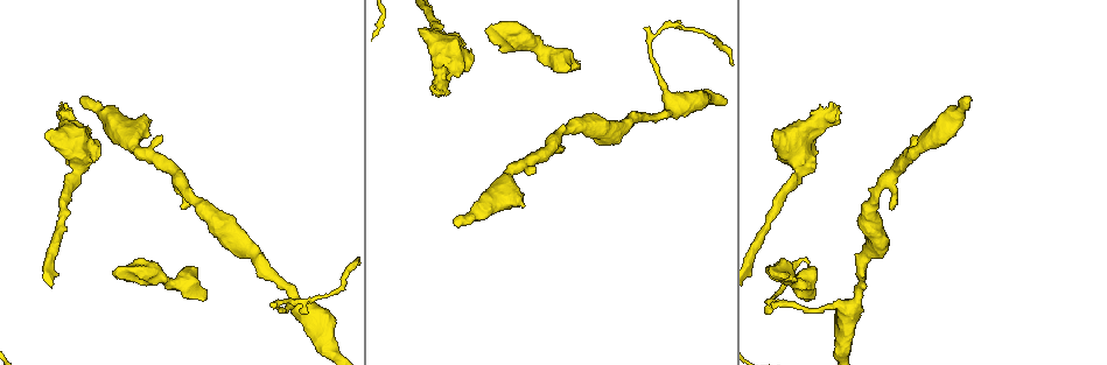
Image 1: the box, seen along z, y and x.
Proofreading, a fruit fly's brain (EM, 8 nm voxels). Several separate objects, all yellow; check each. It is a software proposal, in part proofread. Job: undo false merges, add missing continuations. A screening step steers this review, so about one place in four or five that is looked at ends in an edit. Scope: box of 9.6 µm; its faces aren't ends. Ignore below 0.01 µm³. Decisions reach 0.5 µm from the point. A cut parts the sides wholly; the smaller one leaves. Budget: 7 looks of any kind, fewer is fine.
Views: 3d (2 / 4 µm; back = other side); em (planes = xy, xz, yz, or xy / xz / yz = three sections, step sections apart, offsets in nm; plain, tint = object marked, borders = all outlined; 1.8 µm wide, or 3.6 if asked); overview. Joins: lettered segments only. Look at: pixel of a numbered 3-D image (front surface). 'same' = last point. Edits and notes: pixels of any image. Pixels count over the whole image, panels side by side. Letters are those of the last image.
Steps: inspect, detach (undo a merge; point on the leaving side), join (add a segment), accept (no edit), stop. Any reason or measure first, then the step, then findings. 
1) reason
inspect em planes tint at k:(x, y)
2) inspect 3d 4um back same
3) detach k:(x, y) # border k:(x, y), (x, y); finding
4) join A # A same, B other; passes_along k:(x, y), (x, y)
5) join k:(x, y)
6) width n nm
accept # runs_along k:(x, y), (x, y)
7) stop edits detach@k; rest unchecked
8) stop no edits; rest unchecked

stops while still wide
inspect 3d 4um at 1:(774, 277)

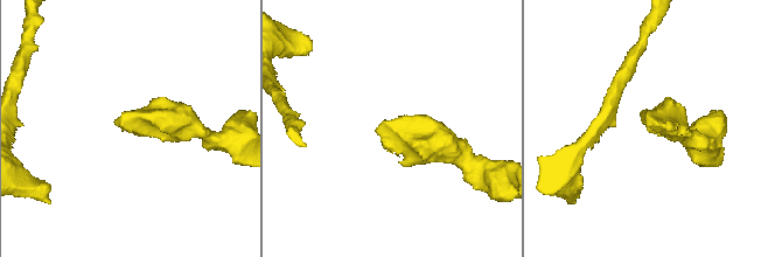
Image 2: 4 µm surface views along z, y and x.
inspect em yz step 16 borders at 2:(375, 131)

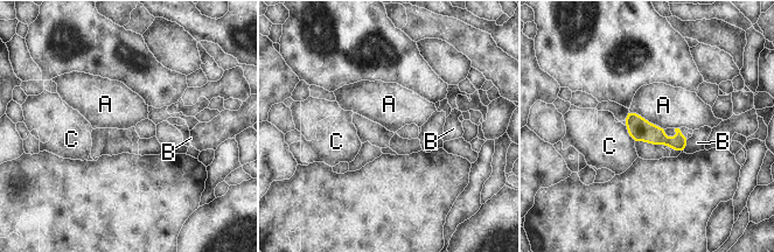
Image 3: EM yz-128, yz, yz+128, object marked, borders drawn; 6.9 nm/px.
inspect em planes borders same

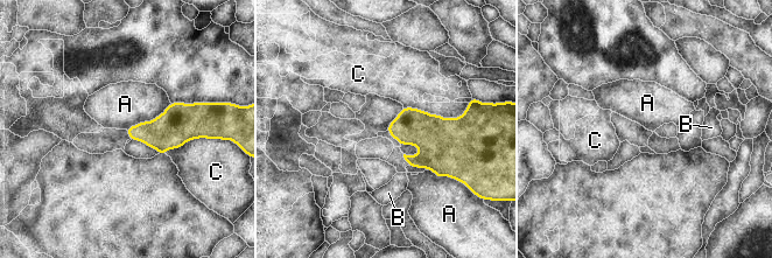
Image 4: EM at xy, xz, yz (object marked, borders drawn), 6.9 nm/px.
accept # A other, B other, C other; border 4:(170, 103), (153, 119), (126, 130); none of them fits

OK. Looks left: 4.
free end
inspect em planes borders at 1:(182, 208)

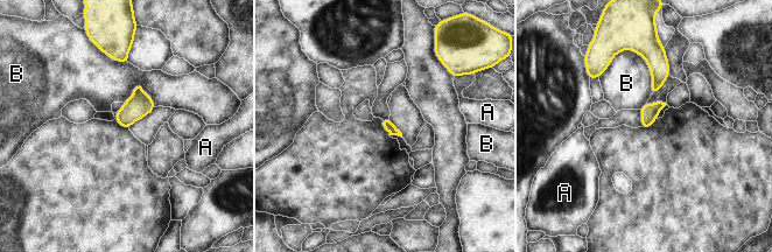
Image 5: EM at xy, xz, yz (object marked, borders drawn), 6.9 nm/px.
accept # A other, B other; border 5:(598, 77), (631, 49), (652, 93); none of them fits

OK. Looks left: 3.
thick end
inspect 3d 2um at 1:(203, 300)

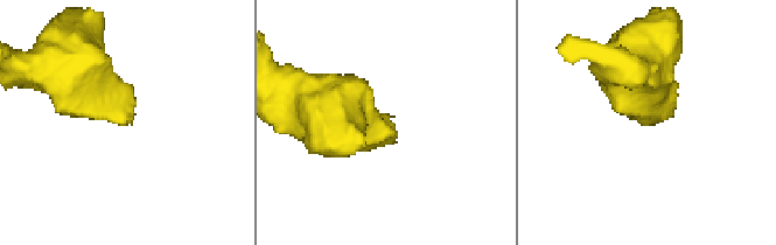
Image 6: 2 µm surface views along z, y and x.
inspect em planes plain at 6:(391, 130)

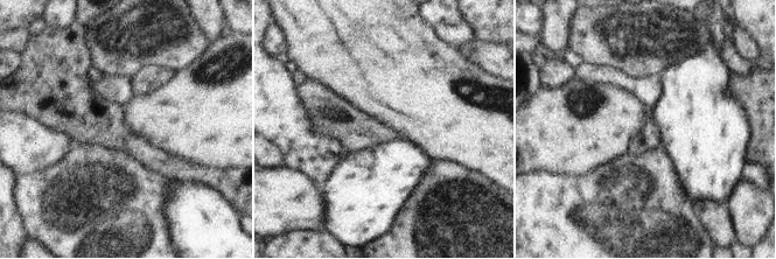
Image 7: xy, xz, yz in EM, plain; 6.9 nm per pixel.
inspect em planes borders same

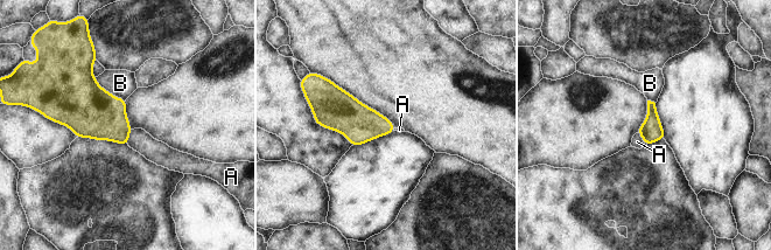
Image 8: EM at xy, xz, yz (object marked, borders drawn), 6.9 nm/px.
join 8:(158, 152) # A same, B other; passes_along 8:(100, 116), (128, 137), (158, 152); it goes on there

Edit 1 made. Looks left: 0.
stop edits join@8; rest unchecked

